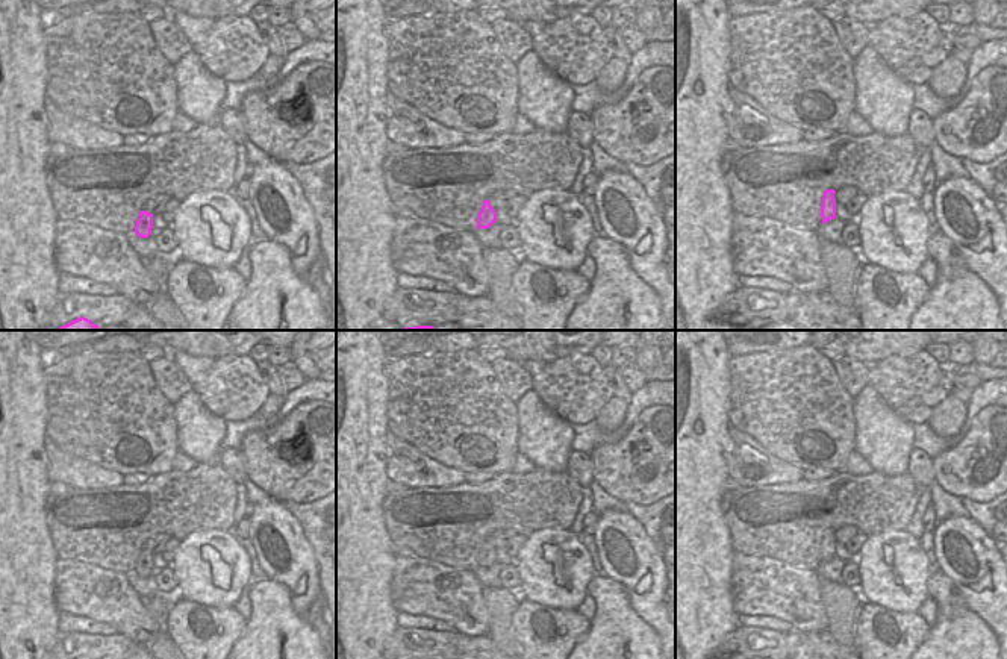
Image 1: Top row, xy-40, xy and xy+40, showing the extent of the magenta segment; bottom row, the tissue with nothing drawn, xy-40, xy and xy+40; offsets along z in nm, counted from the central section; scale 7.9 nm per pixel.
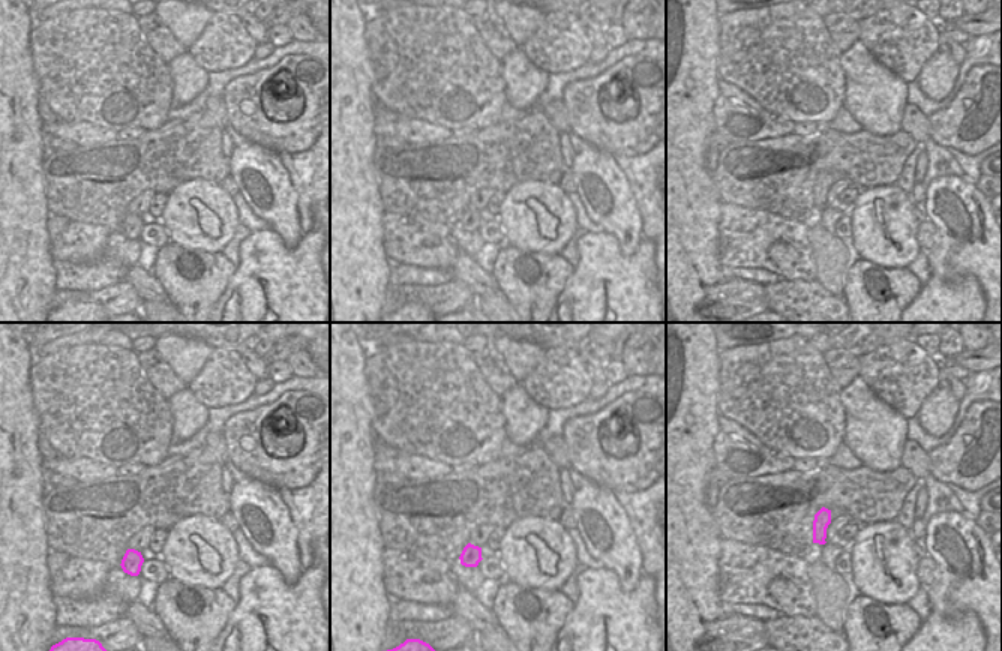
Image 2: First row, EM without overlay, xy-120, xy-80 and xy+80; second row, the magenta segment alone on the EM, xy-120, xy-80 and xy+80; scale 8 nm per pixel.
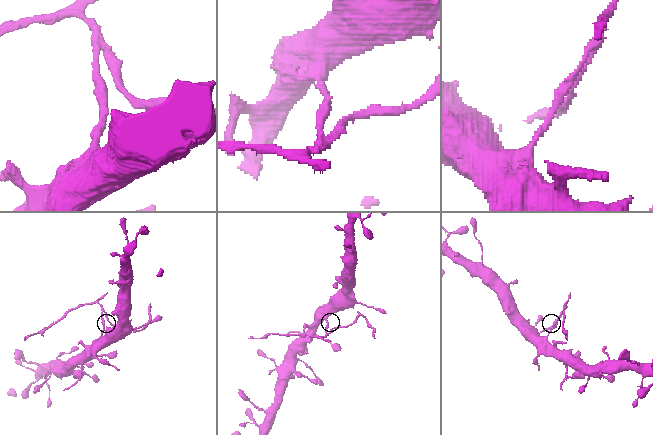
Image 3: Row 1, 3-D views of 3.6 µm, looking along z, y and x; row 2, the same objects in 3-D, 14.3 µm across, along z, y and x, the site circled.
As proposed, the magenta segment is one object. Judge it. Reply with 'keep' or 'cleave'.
cleave

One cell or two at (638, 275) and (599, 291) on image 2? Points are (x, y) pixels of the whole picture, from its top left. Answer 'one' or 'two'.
one

